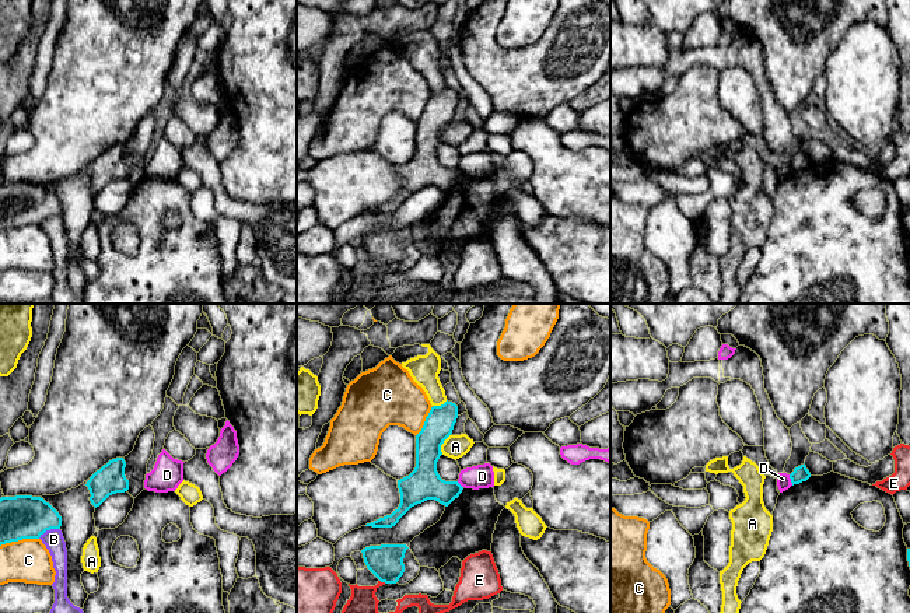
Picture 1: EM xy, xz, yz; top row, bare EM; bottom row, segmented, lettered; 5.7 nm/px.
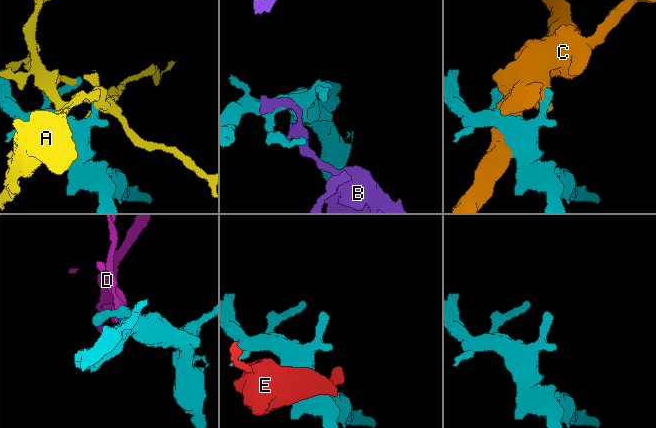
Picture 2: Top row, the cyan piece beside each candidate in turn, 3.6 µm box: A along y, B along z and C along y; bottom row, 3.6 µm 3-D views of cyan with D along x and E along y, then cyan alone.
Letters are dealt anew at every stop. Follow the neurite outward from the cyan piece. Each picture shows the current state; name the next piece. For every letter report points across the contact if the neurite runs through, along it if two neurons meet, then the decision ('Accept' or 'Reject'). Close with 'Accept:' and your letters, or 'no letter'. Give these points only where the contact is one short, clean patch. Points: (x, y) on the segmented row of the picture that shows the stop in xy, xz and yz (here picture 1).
A: Reject
B: Reject
C: Reject
D: Boundary: yz (788, 475), (793, 484). Reject
E: Boundary: xz (380, 580), (385, 582). Reject
Accept: no letter

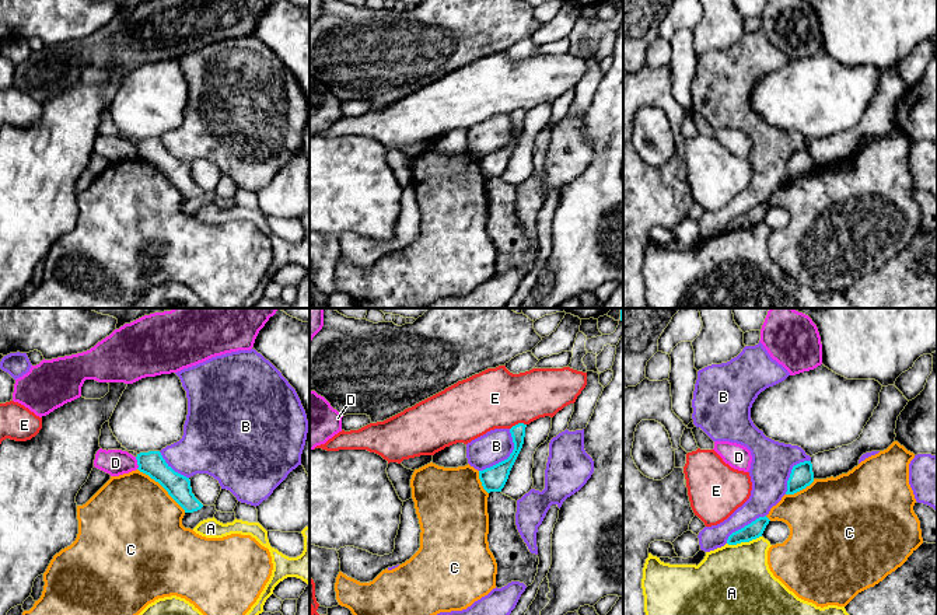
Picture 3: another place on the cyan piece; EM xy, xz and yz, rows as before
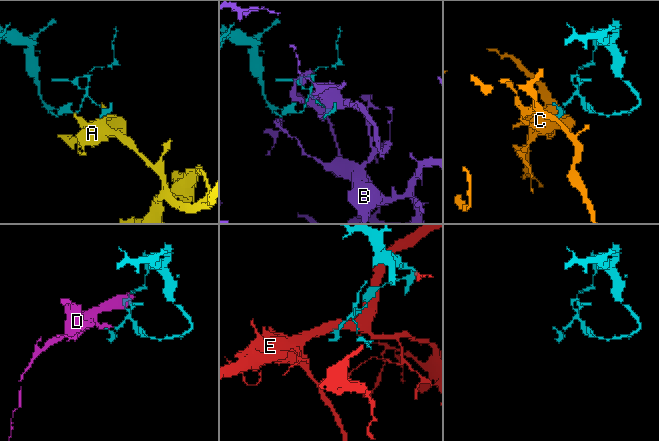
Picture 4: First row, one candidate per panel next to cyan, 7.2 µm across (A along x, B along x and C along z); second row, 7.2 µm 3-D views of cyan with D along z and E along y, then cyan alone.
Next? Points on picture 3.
A: Reject
B: Reject
C: Reject
D: Reject
E: Reject
Accept: no letter

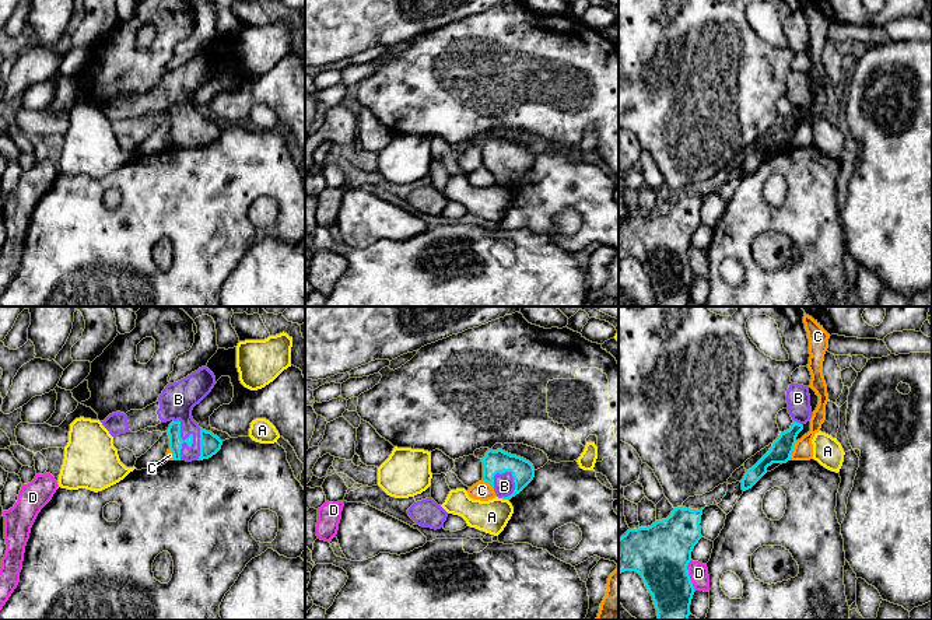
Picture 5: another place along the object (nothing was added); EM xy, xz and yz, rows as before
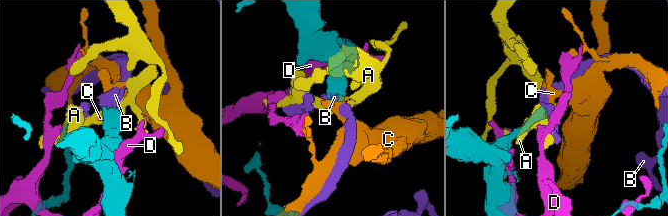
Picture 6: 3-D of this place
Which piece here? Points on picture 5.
A: Boundary: xz (501, 498), (508, 501). Reject
B: Accept
C: Boundary: yz (796, 441), (789, 458). Reject
D: Reject
Accept: B

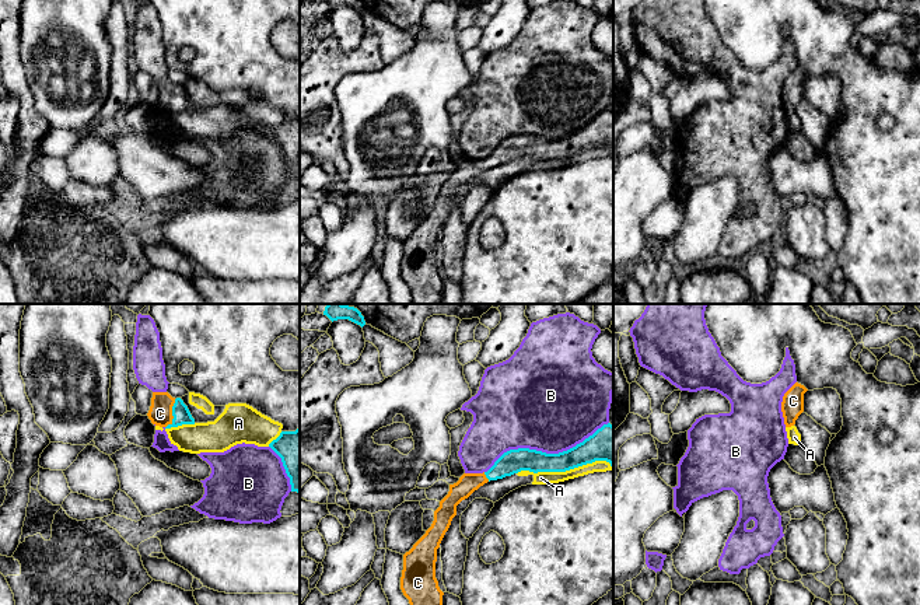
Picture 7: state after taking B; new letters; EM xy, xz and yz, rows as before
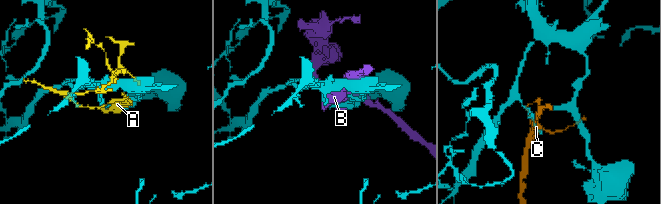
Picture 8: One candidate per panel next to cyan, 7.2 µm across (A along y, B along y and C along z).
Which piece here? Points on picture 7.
A: Reject
B: Reject
C: Path across: xy (181, 413), (172, 413), (160, 413). Accept
Accept: C

